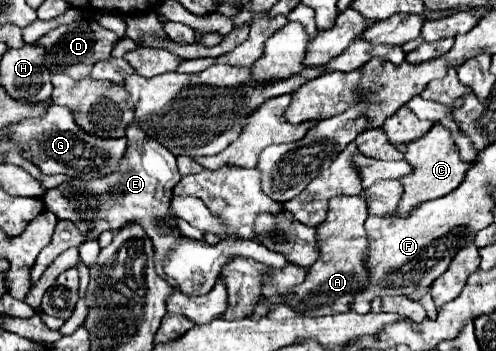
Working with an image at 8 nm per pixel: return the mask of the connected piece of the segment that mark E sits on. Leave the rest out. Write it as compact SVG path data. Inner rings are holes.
M130 124L126 130L128 138L128 152L116 172L96 180L80 180L74 178L72 182L64 182L58 188L52 188L44 194L44 204L50 212L54 212L60 220L76 222L78 230L92 230L91 236L80 246L80 258L86 266L96 264L96 256L100 251L98 238L104 231L119 232L124 224L136 222L140 224L146 234L152 238L156 248L156 270L164 280L168 280L174 288L188 296L200 296L214 288L216 280L224 264L234 258L252 258L256 262L264 262L272 268L286 268L290 262L274 250L268 250L264 244L256 240L222 240L218 244L190 240L180 234L174 218L168 214L172 188L182 178L176 166L176 156L164 148L158 140L148 136L138 124Z

